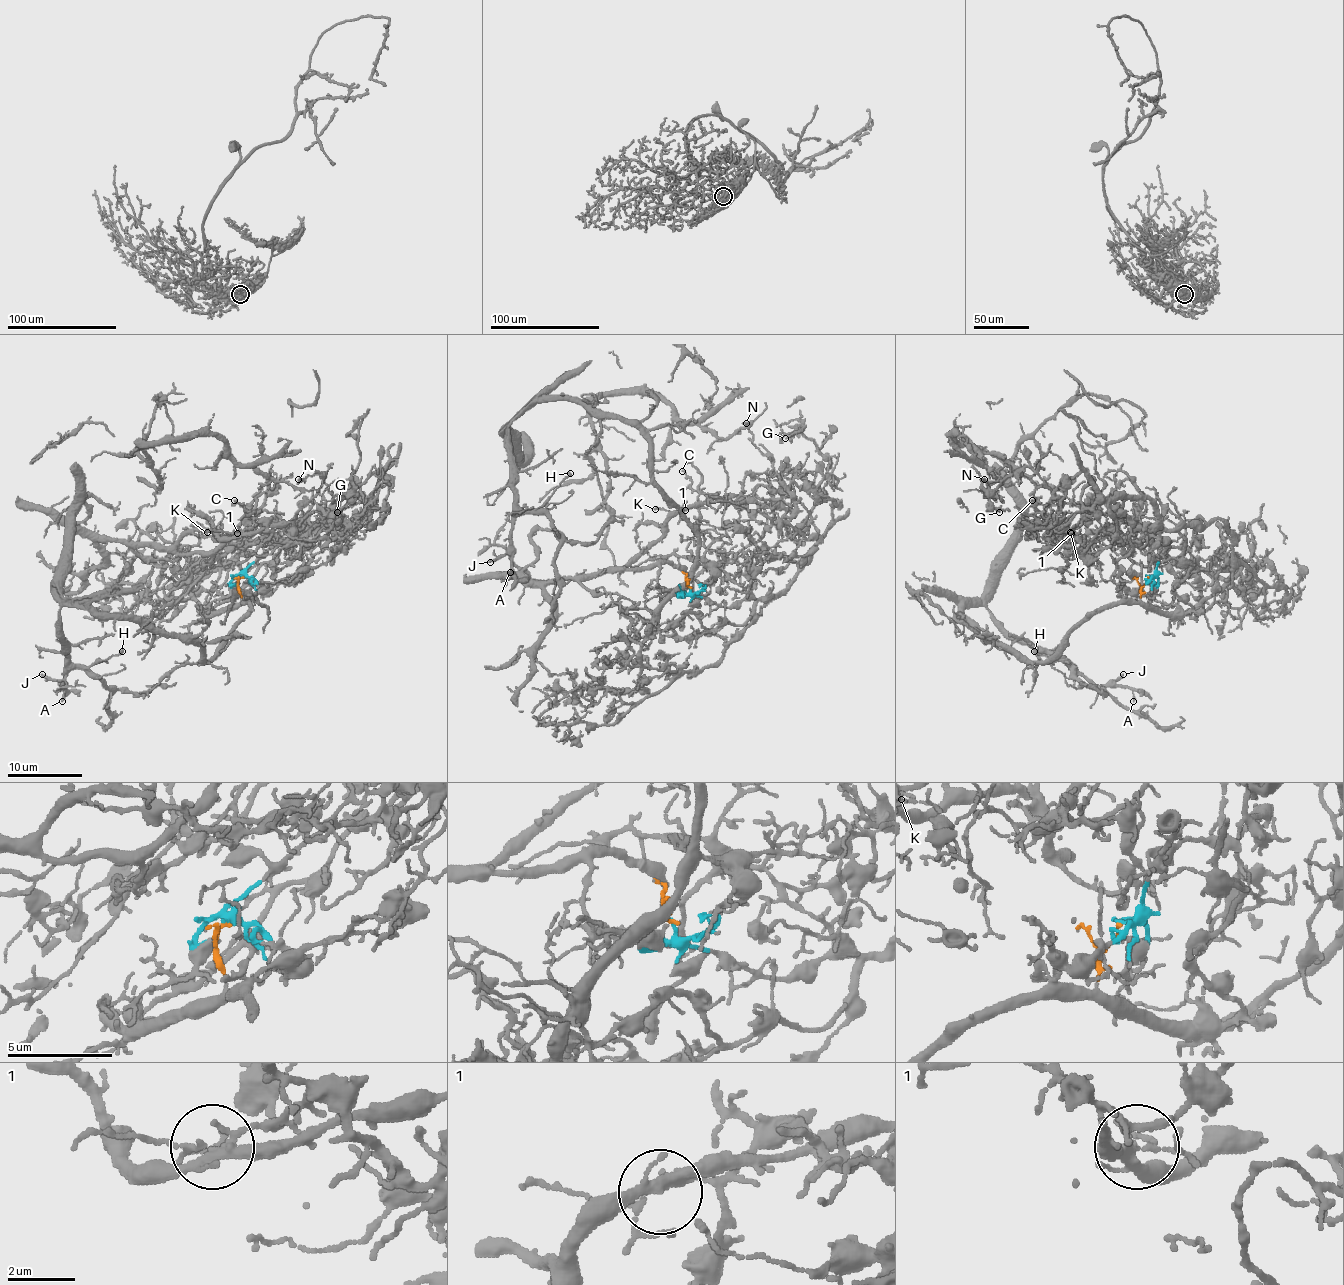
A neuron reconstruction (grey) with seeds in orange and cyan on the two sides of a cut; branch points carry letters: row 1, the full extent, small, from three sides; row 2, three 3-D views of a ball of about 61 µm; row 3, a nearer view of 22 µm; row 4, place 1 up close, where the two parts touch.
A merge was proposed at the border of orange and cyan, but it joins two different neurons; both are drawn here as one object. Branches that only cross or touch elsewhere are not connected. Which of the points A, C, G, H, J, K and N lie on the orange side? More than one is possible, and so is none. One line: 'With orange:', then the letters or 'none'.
With orange: A, H, J

